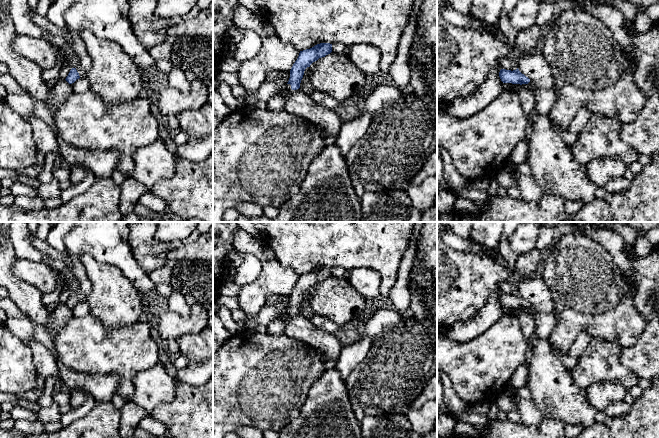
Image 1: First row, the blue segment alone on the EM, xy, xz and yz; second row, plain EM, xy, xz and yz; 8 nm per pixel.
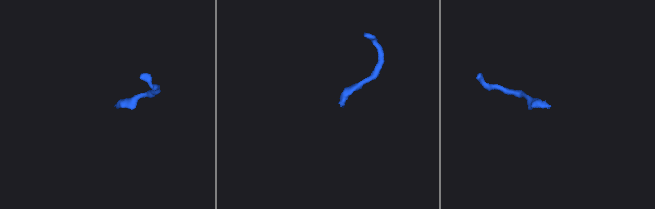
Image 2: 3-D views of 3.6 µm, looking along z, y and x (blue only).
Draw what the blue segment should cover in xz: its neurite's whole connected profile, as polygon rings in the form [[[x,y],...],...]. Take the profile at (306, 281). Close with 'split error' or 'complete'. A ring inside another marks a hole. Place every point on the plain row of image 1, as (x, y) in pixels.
[[[320,267],[310,273],[300,275],[299,280],[290,294],[290,302],[283,316],[278,316],[267,325],[267,332],[272,335],[284,334],[287,318],[300,312],[300,307],[307,291],[332,276],[332,268]]]; split error

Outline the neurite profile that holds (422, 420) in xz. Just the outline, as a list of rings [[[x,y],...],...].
[[[429,400],[418,410],[410,410],[406,414],[413,430],[421,436],[435,430],[437,419],[437,401]]]

